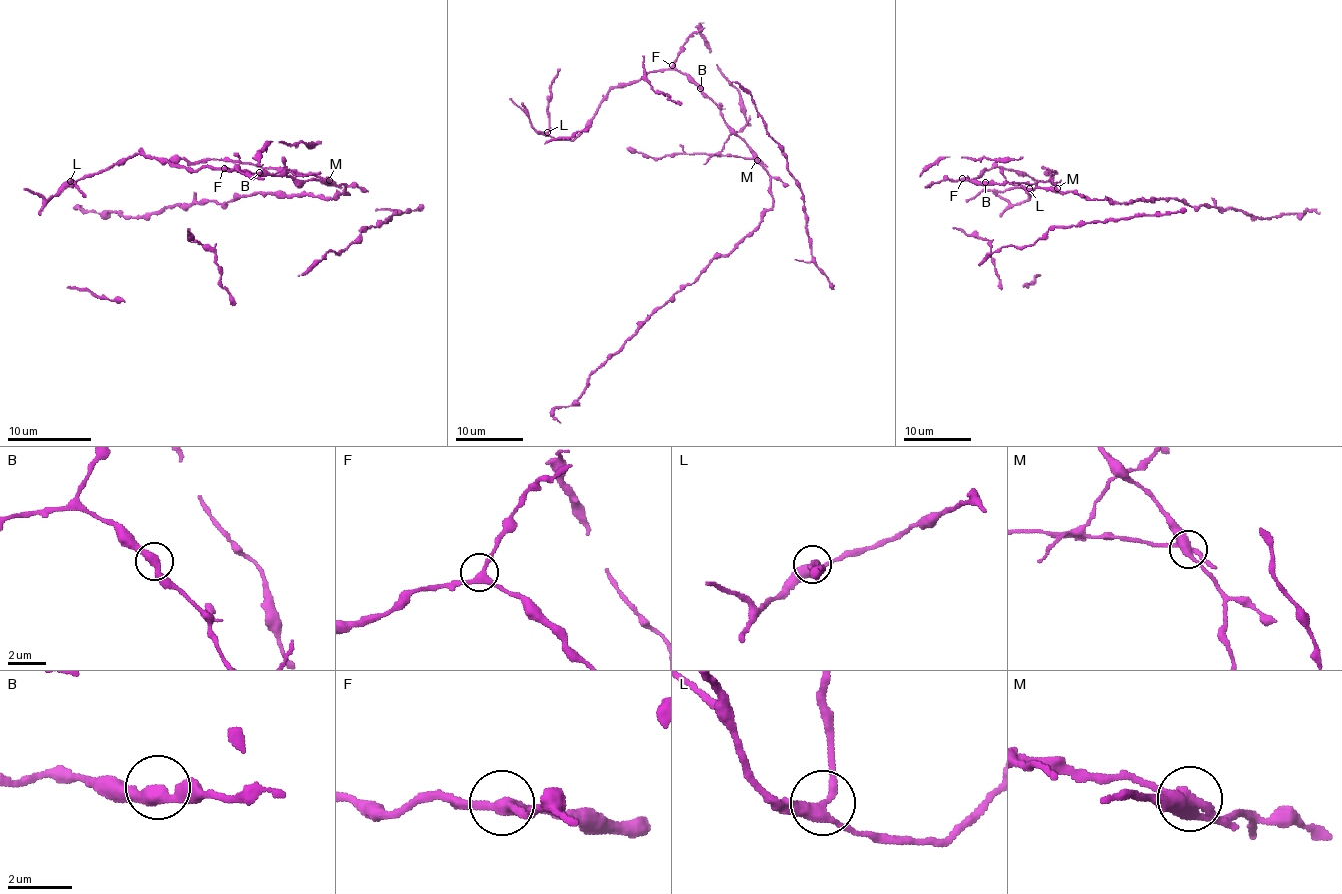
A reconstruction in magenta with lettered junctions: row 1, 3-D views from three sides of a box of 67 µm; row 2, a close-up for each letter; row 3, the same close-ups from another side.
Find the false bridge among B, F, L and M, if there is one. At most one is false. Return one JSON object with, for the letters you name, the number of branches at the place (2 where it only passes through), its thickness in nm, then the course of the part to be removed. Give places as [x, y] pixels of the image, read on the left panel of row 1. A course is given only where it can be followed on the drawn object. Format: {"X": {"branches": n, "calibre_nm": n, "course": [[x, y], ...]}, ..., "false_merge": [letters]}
{"M": {"branches": 3, "calibre_nm": 380, "course": [[328, 181], [253, 164], [198, 160], [175, 160], [169, 164]]}, "false_merge": ["M"]}

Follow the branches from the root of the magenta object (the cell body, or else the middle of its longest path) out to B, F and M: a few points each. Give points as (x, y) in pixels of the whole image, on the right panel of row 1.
B: (1022, 187), (985, 182)
F: (1022, 187), (1014, 183), (974, 183), (962, 178)
M: (1022, 187), (1056, 188)

